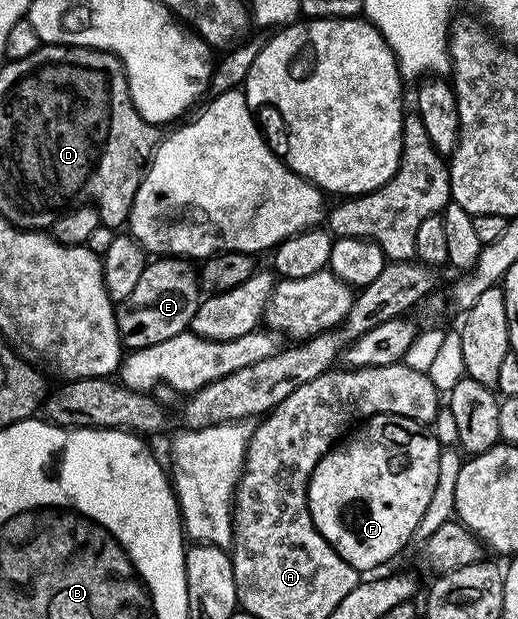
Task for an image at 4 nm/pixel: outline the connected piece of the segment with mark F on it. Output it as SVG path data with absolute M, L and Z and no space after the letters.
M375 414L359 428L353 429L347 440L324 454L310 476L310 516L321 536L355 570L372 570L390 561L404 545L412 542L414 528L418 528L418 520L422 520L422 512L426 512L426 504L430 504L430 496L434 496L434 484L438 484L438 460L442 449L435 433L428 431L427 434L424 430L427 429L421 423L406 416Z

